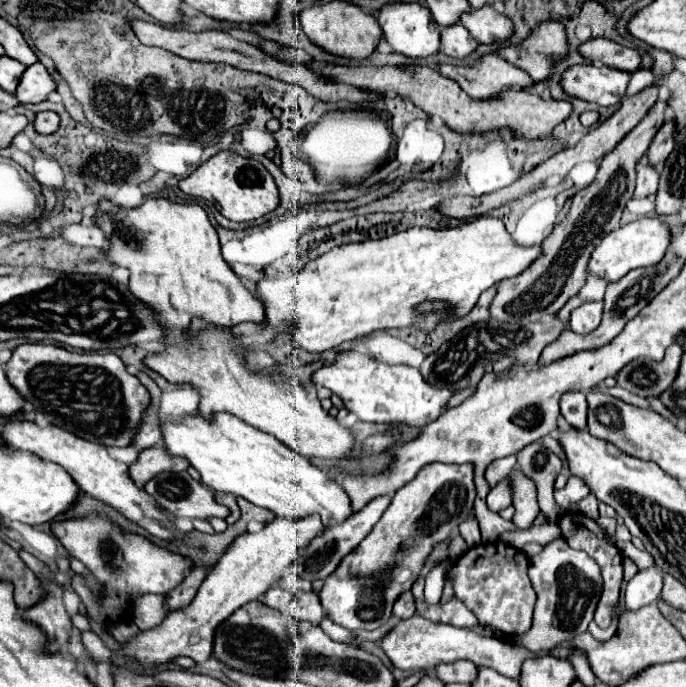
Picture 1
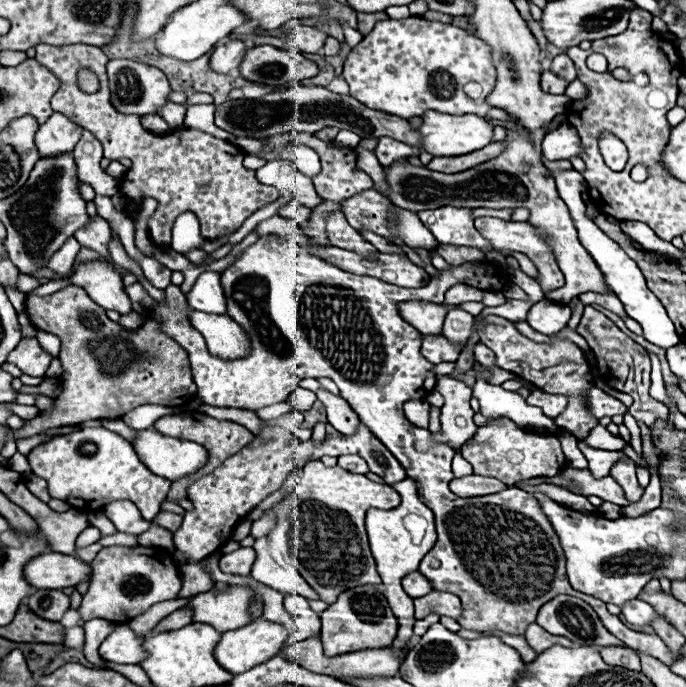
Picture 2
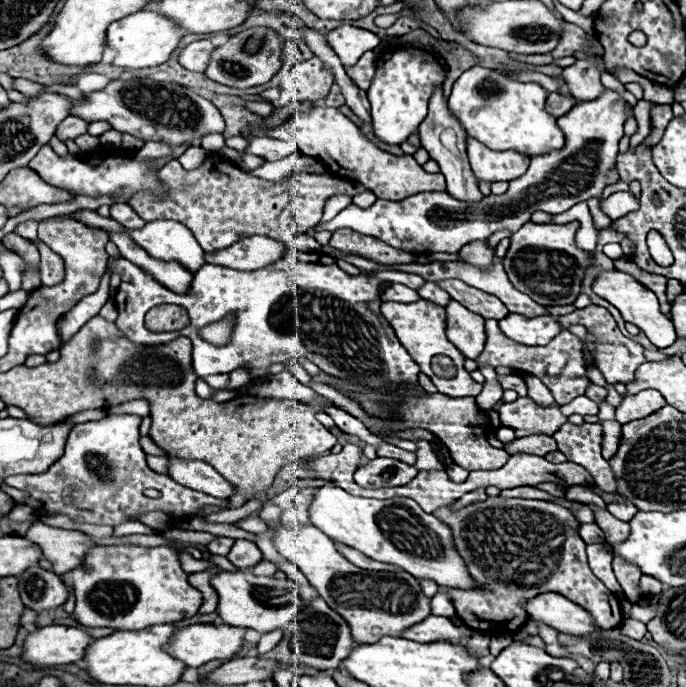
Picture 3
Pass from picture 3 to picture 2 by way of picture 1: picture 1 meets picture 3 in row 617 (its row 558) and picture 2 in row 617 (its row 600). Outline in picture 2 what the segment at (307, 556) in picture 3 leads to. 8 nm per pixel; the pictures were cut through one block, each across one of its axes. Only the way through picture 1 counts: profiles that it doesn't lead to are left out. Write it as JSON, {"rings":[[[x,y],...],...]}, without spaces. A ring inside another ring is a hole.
{"rings":[[[352,588],[348,592],[342,592],[338,600],[320,614],[320,620],[322,620],[320,640],[324,646],[324,654],[330,658],[368,648],[372,650],[388,648],[396,638],[398,630],[398,622],[392,616],[388,602],[384,600],[378,588]]]}

